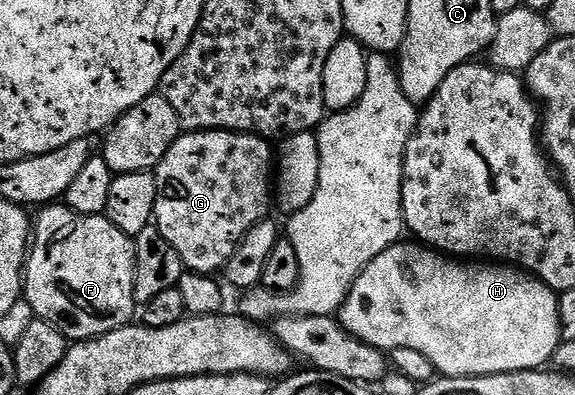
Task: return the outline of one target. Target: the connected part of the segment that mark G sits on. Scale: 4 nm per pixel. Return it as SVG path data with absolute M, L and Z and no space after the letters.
M189 131L181 133L174 141L174 145L170 145L166 157L162 157L160 164L155 167L154 174L158 185L158 201L154 205L154 213L152 214L154 225L160 230L162 237L166 237L166 241L170 241L170 245L174 245L174 253L178 253L178 257L182 257L185 268L196 271L199 275L223 272L224 266L228 264L230 257L243 241L245 233L254 224L269 218L268 203L270 207L270 200L274 195L274 147L269 140L259 135L238 131Z

